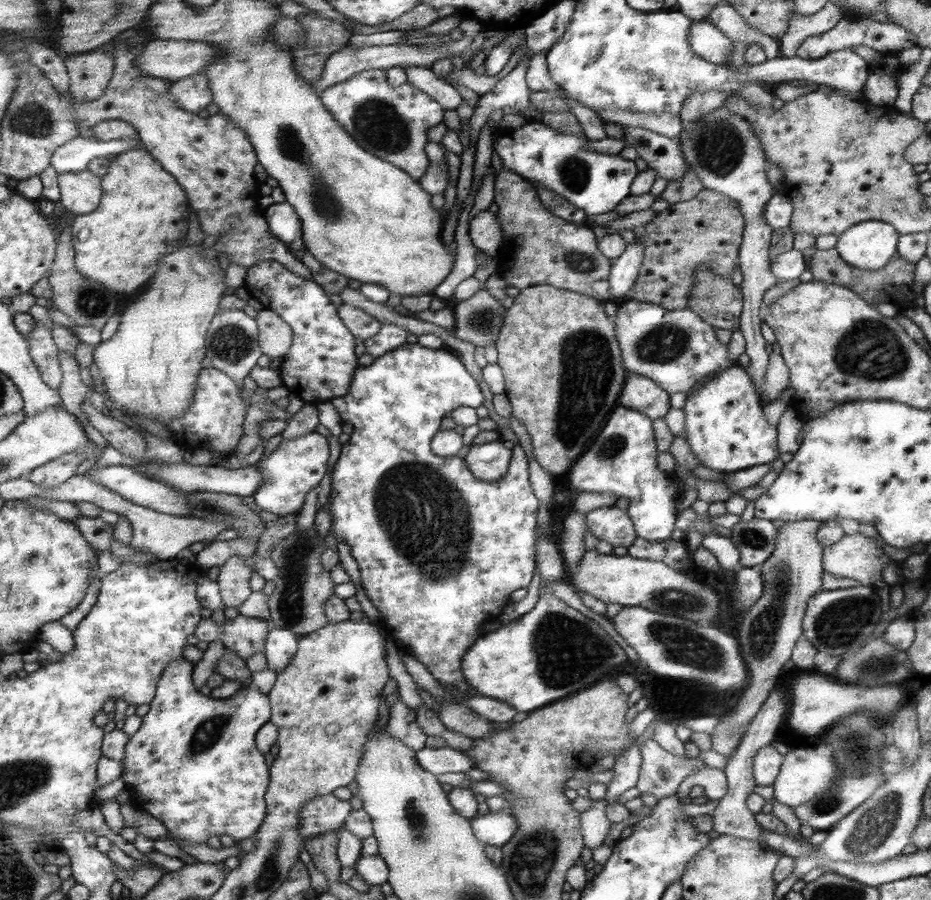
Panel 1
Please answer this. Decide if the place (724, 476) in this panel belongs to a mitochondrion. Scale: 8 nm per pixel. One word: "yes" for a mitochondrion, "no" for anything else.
no

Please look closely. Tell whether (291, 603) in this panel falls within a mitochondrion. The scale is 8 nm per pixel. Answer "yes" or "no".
yes

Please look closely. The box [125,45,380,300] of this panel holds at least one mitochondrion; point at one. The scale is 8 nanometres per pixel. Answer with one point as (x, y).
(290, 144)

